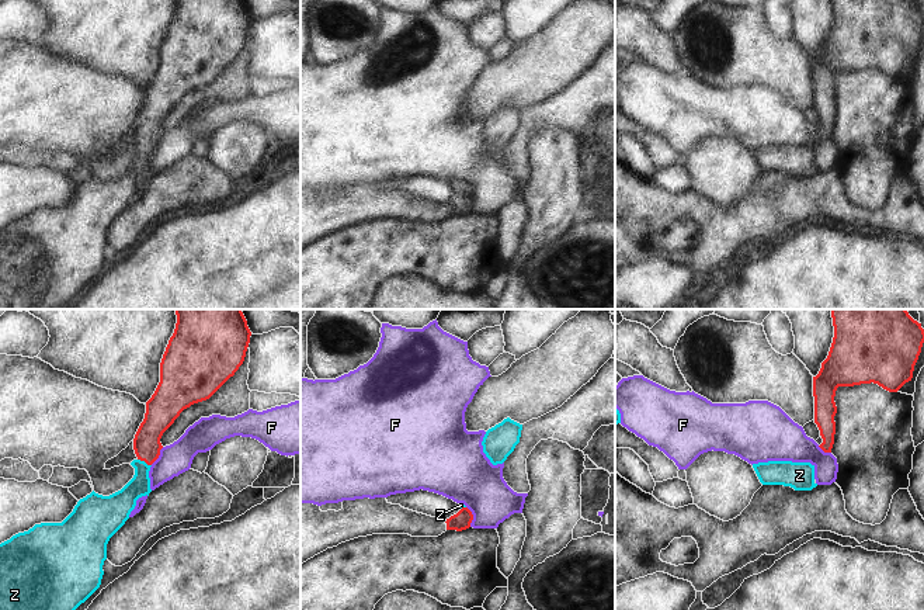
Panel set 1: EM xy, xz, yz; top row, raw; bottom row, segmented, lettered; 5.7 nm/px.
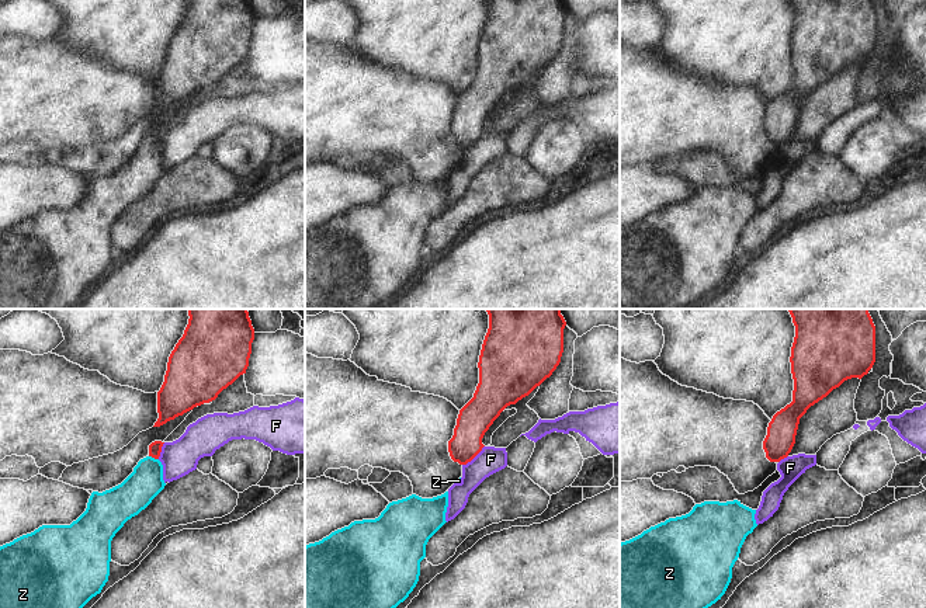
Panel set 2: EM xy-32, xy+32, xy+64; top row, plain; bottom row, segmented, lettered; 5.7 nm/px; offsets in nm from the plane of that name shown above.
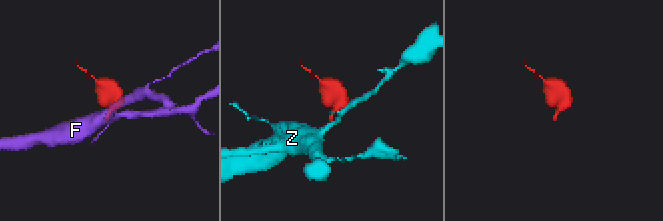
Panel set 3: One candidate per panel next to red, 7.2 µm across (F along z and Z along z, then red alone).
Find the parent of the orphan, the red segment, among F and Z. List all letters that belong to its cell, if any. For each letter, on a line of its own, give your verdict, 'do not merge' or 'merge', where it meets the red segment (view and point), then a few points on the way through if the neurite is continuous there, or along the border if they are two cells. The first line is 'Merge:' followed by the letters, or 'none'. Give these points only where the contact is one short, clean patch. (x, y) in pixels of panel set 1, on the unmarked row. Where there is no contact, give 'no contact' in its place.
Merge: Z
F: do not merge | xz (472, 201) | along xz (466, 191), (472, 200), (471, 211)
Z: merge | xy (145, 146) | across xy (146, 128), (145, 146), (141, 167), (125, 184)

